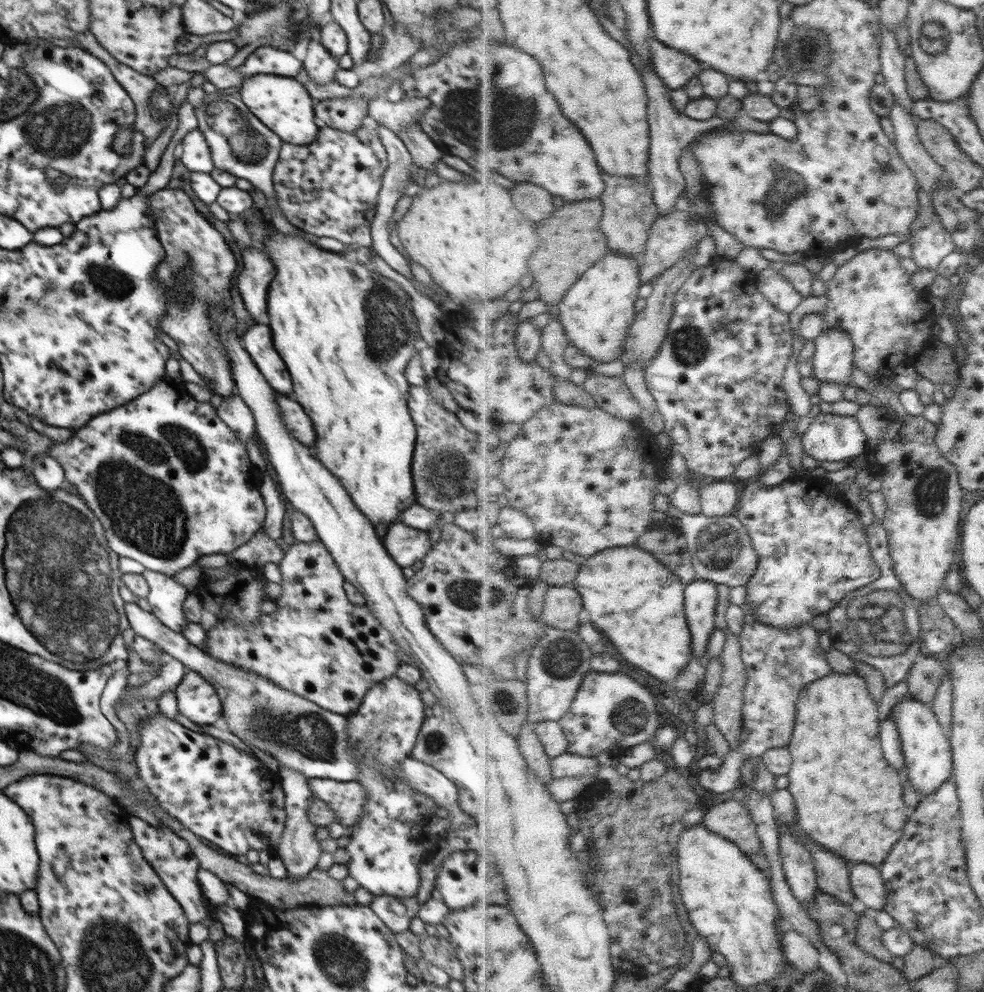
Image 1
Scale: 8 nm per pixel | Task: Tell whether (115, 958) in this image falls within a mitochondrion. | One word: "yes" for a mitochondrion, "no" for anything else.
yes

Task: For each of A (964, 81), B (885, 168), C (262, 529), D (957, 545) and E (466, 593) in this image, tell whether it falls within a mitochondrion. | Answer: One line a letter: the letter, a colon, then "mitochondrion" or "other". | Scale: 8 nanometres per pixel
A: other
B: other
C: other
D: other
E: mitochondrion

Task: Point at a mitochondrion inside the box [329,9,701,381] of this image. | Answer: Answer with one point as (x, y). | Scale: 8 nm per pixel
(506, 118)

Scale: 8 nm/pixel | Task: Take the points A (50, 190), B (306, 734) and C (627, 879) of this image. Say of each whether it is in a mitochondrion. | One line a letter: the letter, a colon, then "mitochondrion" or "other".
A: other
B: mitochondrion
C: mitochondrion

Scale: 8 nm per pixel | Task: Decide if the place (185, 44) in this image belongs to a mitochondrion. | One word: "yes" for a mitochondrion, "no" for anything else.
no

